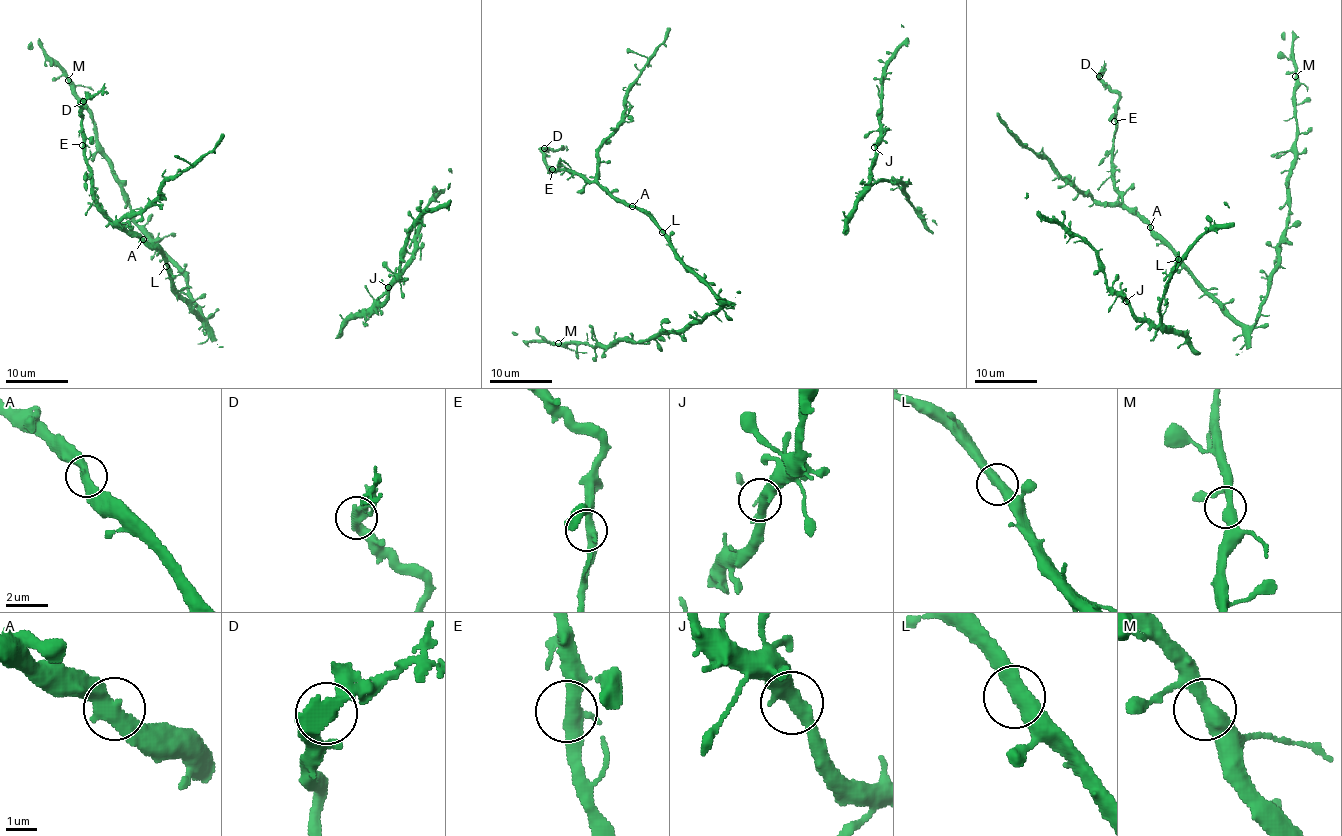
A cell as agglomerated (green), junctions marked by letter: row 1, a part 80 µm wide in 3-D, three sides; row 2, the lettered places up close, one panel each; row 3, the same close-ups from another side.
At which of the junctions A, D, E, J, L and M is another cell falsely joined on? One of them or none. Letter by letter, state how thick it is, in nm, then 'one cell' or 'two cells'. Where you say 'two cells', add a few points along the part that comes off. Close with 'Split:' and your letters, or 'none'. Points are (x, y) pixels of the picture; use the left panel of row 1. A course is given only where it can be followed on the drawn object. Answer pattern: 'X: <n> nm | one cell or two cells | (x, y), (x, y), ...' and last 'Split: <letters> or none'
A: 440 nm | one cell
D: 440 nm | two cells | (83, 102), (98, 94), (104, 83)
E: 440 nm | one cell
J: 440 nm | one cell
L: 480 nm | one cell
M: 440 nm | one cell
Split: D

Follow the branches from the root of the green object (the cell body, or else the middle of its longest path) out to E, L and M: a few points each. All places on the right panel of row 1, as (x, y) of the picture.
E: (1242, 352), (1246, 349), (1245, 328), (1122, 202), (1113, 169), (1114, 121)
L: (1242, 352), (1246, 349), (1245, 328), (1178, 259)
M: (1242, 352), (1267, 291), (1267, 277), (1277, 263), (1277, 246), (1288, 223), (1287, 183), (1296, 156), (1295, 76)

